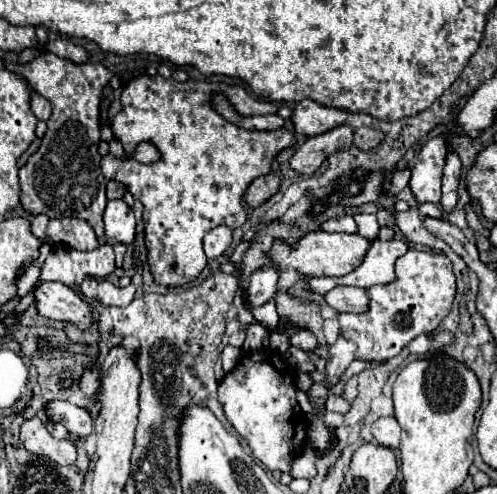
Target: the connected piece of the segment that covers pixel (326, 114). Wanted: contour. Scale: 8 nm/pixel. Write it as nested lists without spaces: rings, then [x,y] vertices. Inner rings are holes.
[[[305,98],[305,100],[297,102],[291,120],[299,134],[319,136],[319,134],[325,134],[325,132],[341,126],[347,120],[347,114],[349,114],[347,110],[323,106],[311,98]]]

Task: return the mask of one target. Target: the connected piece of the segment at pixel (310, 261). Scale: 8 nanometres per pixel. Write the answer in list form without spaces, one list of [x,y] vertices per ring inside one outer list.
[[[315,230],[315,232],[309,232],[309,234],[301,236],[295,246],[289,246],[283,240],[275,240],[273,248],[267,252],[267,256],[273,262],[273,266],[281,272],[297,270],[303,276],[333,276],[333,278],[339,278],[339,276],[345,276],[345,274],[353,272],[361,264],[363,256],[367,254],[369,248],[371,248],[371,242],[363,236],[359,236],[359,234],[339,234],[339,232],[329,234],[329,232],[323,232],[323,230]]]

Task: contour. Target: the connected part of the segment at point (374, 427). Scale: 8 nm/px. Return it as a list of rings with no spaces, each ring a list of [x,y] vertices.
[[[391,416],[391,418],[377,418],[373,424],[371,424],[371,432],[373,432],[373,438],[387,446],[387,448],[397,448],[399,446],[399,434],[401,434],[401,428],[397,424],[397,420]]]

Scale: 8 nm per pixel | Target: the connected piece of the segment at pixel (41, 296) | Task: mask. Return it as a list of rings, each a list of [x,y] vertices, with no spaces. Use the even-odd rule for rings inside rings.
[[[43,282],[35,290],[37,310],[53,320],[71,322],[79,330],[89,330],[95,322],[87,300],[77,296],[73,288],[61,282]]]

